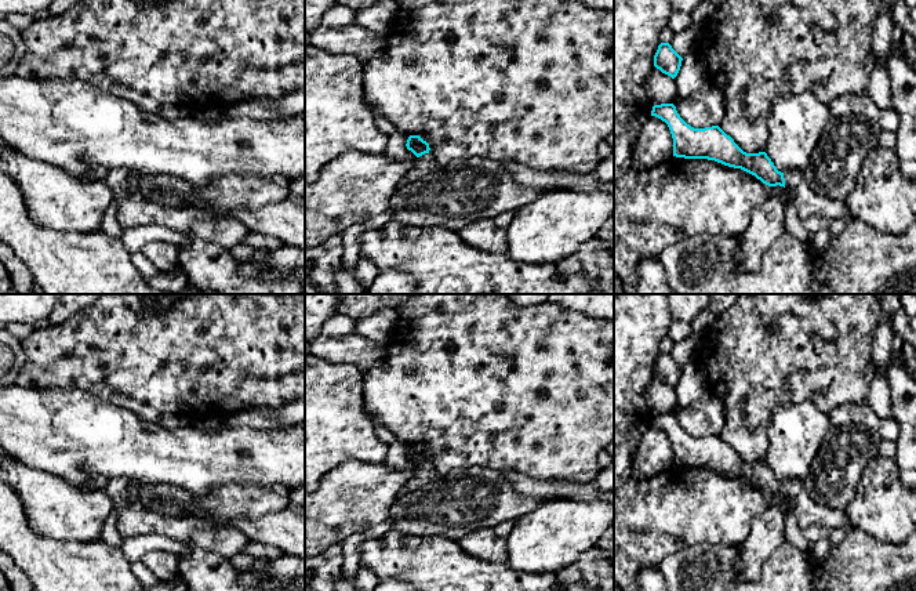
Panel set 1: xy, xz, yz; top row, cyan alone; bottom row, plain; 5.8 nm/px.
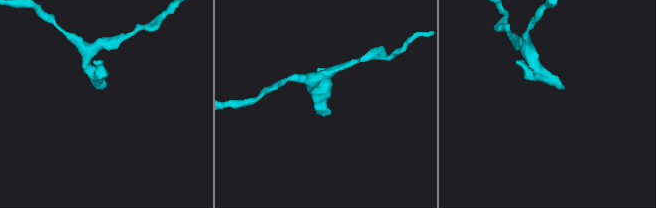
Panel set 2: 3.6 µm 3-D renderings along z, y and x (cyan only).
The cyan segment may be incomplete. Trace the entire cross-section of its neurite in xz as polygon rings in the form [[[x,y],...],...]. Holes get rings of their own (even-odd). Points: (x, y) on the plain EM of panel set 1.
[[[410,445],[406,456],[418,467],[415,476],[406,485],[408,492],[424,489],[433,481],[439,479],[440,475],[429,461],[429,453],[419,445]]]

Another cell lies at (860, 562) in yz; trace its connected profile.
[[[861,530],[846,532],[844,540],[832,545],[828,555],[813,561],[815,591],[916,591],[916,530],[901,544],[880,543]]]

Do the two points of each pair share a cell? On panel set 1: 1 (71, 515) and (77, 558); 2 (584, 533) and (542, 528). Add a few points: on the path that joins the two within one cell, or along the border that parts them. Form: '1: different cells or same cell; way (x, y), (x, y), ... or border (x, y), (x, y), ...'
1: different cells; border (43, 535), (66, 543), (101, 543)
2: same cell; way (574, 530), (552, 530)

